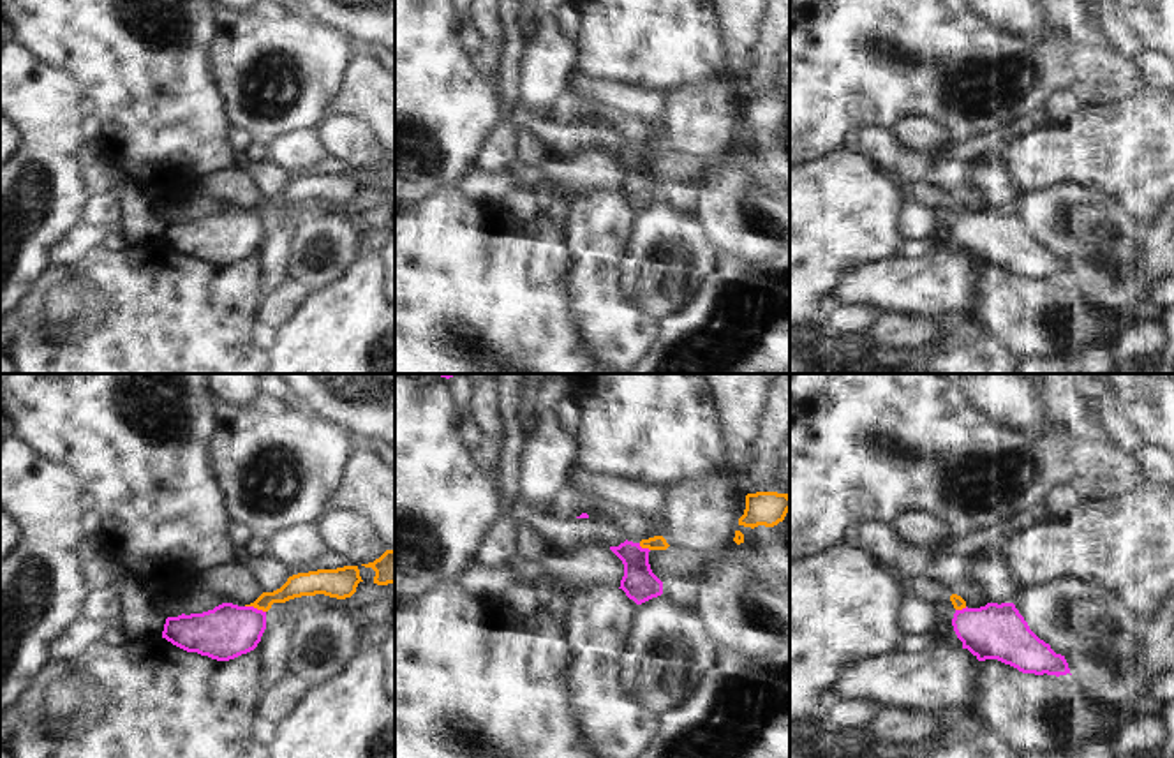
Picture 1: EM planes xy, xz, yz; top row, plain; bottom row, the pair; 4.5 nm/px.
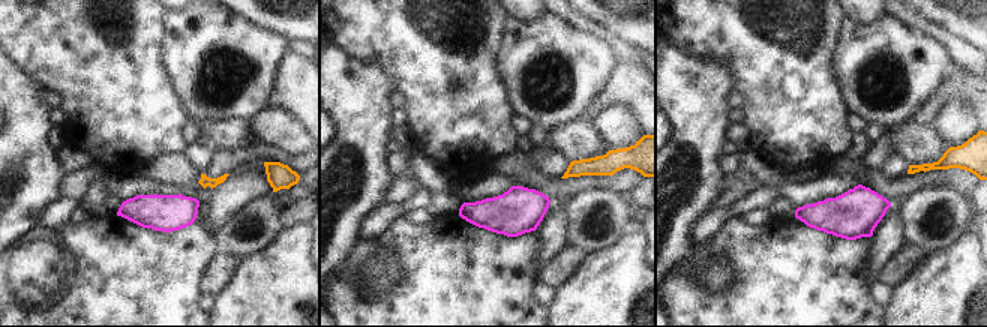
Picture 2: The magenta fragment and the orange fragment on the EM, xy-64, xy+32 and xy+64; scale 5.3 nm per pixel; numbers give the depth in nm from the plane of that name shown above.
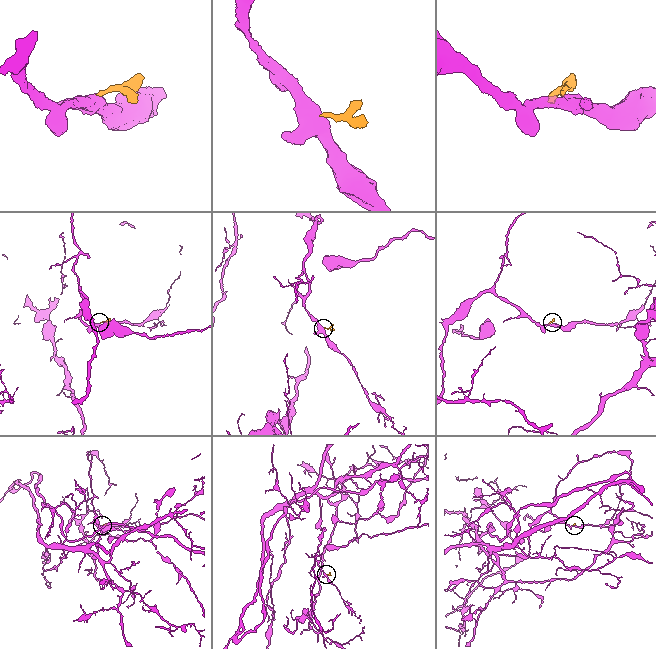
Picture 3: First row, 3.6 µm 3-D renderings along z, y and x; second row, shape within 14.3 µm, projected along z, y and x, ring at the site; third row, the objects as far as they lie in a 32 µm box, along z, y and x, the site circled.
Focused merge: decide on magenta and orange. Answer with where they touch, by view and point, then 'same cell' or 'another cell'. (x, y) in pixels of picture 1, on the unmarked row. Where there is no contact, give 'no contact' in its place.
meets magenta in xy at (256, 214); another cell

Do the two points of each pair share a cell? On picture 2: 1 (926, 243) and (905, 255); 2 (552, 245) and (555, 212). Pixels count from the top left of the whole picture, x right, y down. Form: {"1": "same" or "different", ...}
{"1": "different", "2": "same"}

